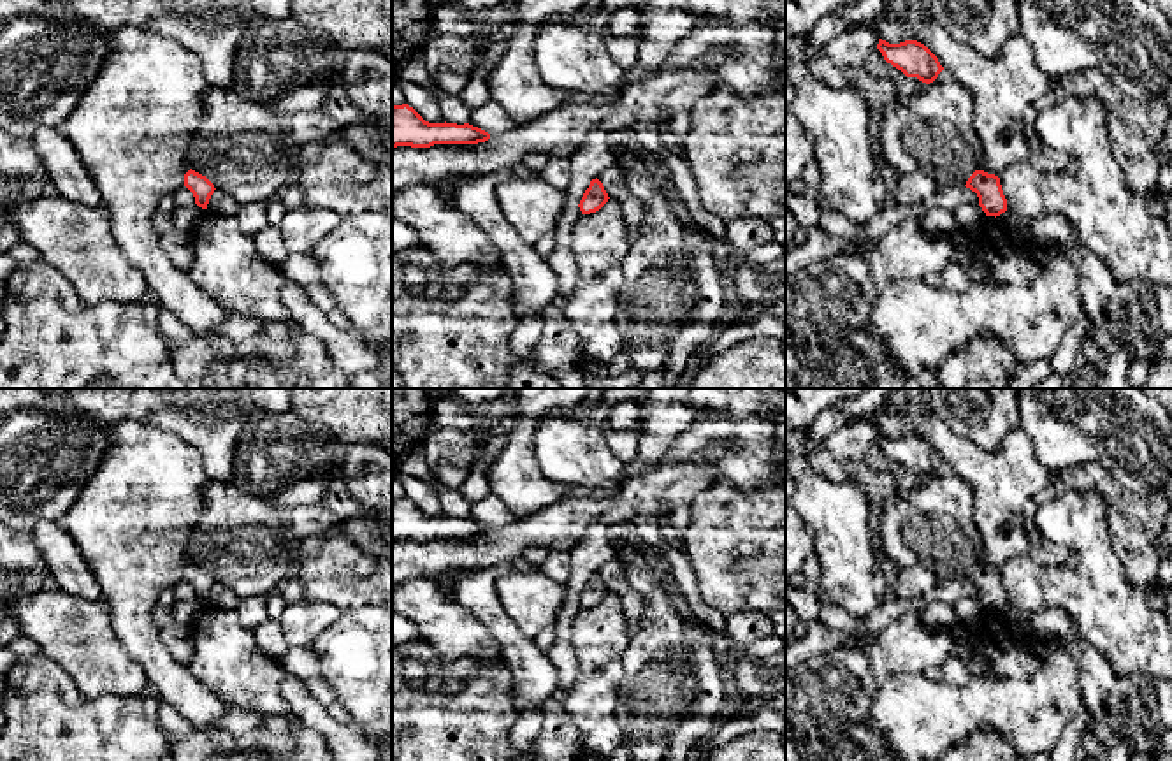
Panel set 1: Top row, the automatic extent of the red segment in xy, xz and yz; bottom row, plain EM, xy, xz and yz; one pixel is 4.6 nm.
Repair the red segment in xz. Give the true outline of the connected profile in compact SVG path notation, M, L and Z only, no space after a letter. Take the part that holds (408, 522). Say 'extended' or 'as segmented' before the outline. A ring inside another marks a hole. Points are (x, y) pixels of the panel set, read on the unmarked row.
as segmented; M408 497L392 499L392 543L397 540L478 538L490 527L469 517L429 517Z

